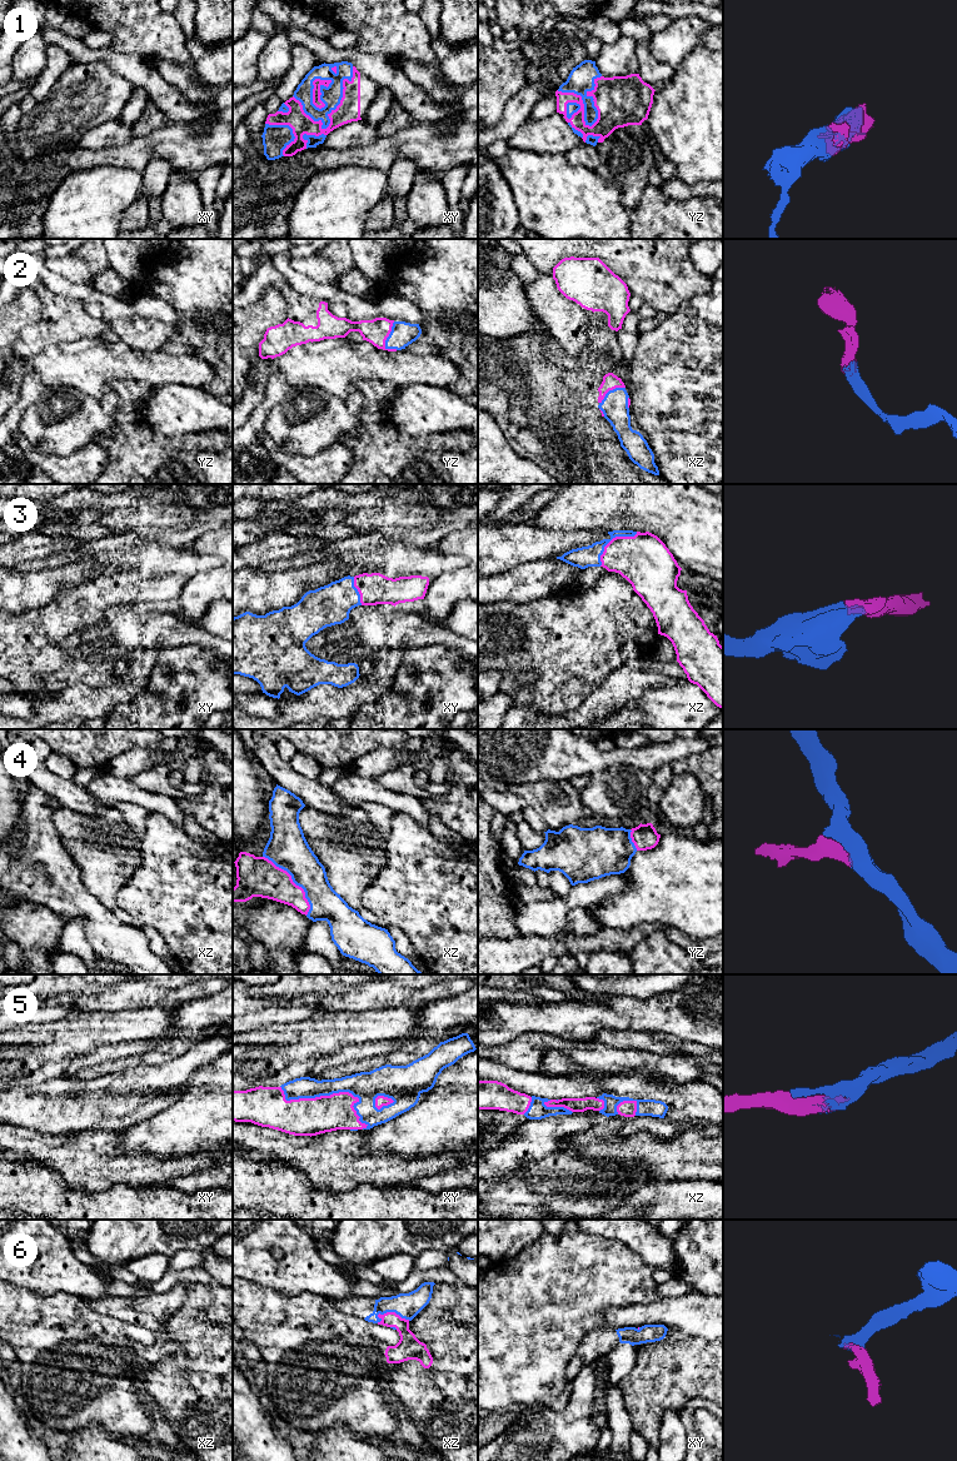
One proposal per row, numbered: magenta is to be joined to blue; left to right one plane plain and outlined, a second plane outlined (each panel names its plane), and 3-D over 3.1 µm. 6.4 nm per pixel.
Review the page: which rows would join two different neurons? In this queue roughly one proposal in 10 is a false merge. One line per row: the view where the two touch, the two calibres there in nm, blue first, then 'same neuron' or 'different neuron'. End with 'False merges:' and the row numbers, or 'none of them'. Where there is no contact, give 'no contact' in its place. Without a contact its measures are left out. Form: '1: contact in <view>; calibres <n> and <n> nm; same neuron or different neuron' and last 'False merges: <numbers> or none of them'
1: contact in xy; calibres 130 and 150 nm; same neuron
2: contact in yz; calibres 150 and 160 nm; same neuron
3: contact in xz; calibres 140 and 320 nm; same neuron
4: contact in xz; calibres 260 and 260 nm; same neuron
5: contact in xy; calibres 190 and 240 nm; same neuron
6: contact in xz; calibres 160 and 150 nm; same neuron
False merges: none of them

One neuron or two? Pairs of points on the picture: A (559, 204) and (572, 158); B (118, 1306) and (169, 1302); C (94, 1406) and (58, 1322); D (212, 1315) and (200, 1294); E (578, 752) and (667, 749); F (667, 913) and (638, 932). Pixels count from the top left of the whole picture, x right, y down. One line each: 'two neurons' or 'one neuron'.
A: two neurons
B: one neuron
C: one neuron
D: two neurons
E: one neuron
F: two neurons

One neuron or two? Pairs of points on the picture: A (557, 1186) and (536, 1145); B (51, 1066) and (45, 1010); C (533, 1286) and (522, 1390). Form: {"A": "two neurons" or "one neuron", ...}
{"A": "two neurons", "B": "two neurons", "C": "one neuron"}

